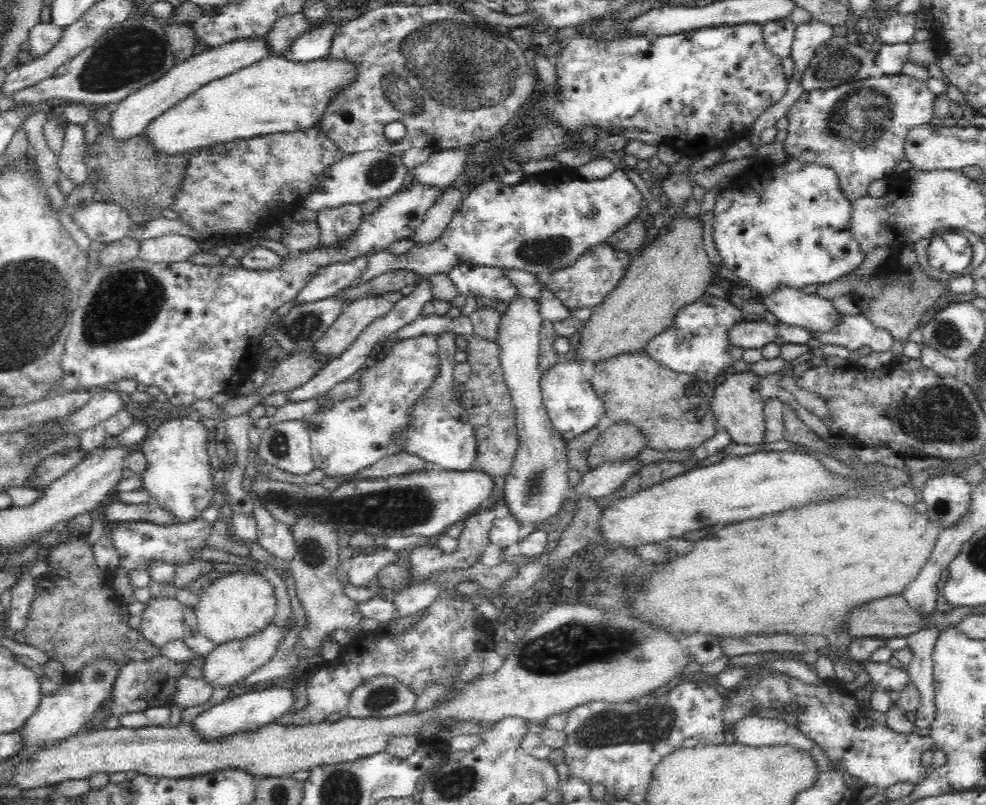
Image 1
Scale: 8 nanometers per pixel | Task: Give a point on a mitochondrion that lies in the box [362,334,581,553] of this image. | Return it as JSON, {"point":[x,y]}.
{"point":[534,481]}

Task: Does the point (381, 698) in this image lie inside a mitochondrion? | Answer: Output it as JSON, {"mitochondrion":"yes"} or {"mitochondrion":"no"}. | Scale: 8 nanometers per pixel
{"mitochondrion":"yes"}

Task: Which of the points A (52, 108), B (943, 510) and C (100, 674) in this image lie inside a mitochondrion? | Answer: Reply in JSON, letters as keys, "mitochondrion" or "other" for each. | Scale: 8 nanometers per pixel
{"A":"other","B":"mitochondrion","C":"mitochondrion"}

